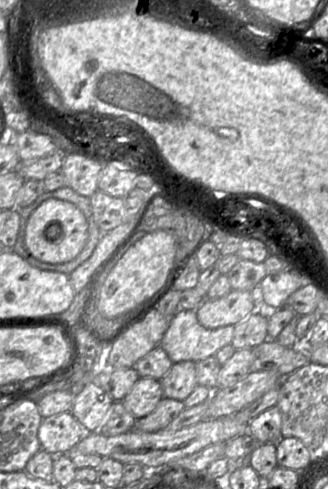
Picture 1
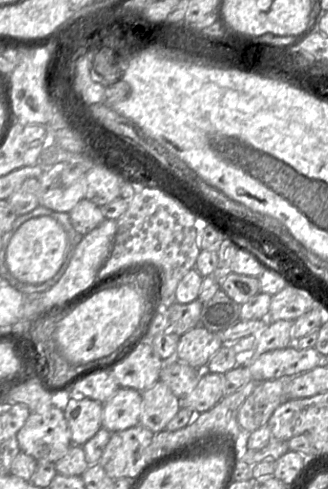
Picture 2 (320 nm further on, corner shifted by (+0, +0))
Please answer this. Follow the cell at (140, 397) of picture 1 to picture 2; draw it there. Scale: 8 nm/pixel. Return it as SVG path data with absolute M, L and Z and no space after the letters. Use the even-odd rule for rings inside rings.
M120 388L103 404L102 427L117 432L139 425L142 393Z

